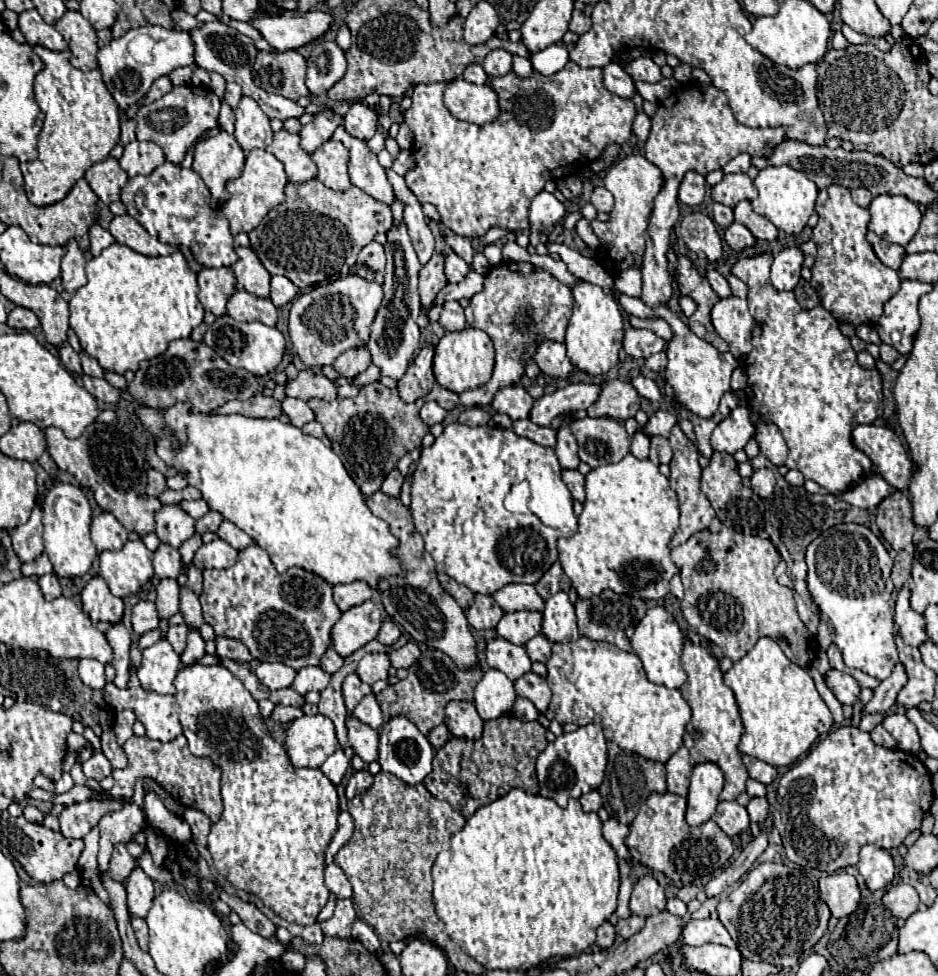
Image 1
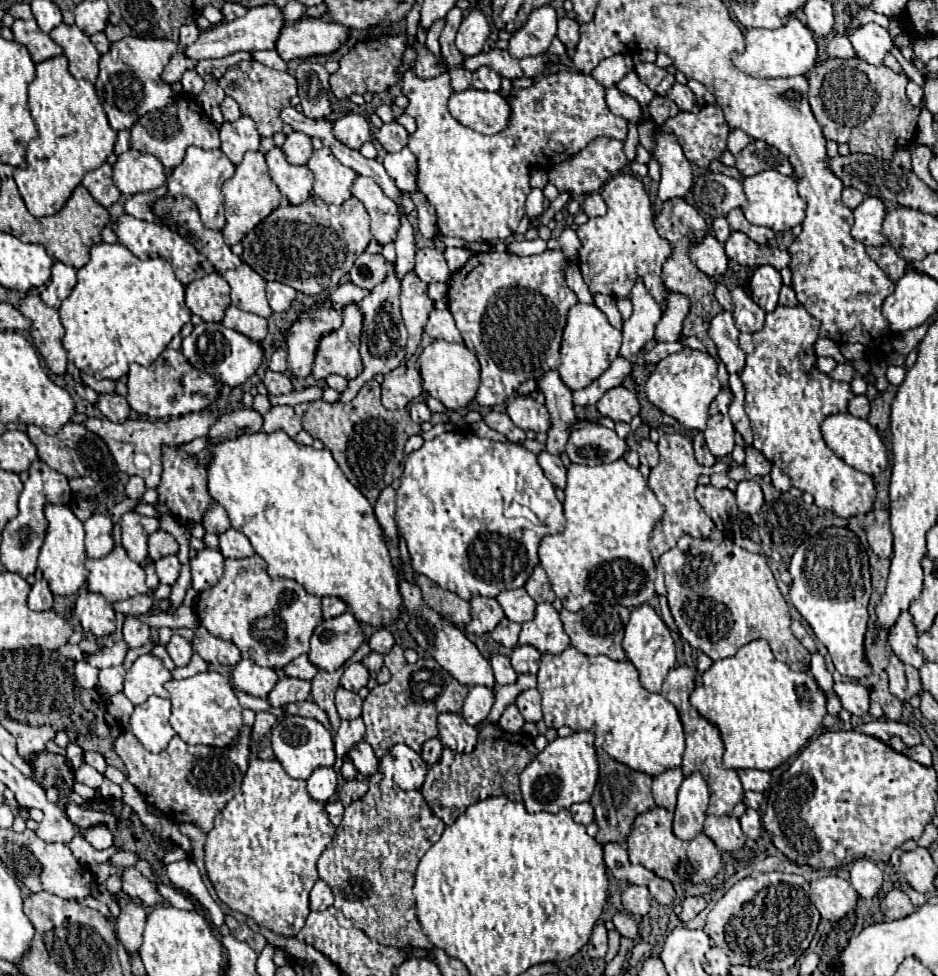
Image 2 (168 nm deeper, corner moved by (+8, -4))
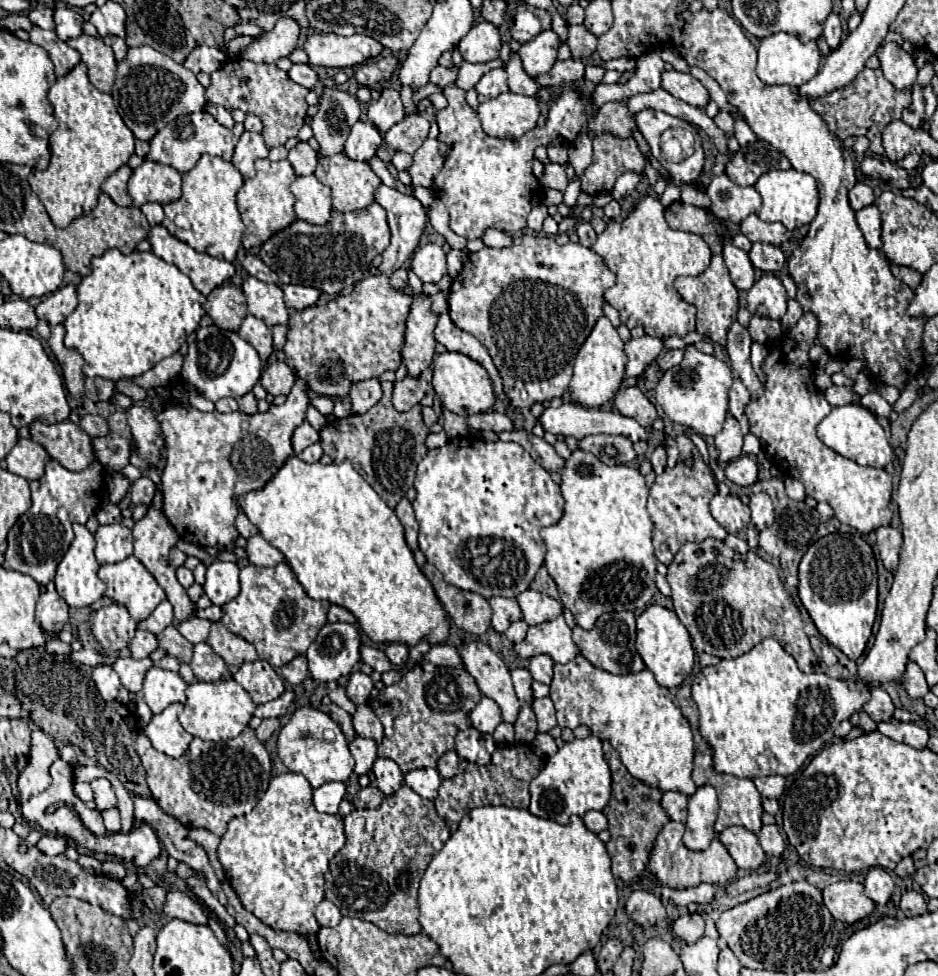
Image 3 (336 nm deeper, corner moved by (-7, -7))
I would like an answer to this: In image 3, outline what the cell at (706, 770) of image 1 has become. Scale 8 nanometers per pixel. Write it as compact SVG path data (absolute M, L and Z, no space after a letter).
M702 785L690 797L688 821L684 833L684 845L692 851L702 851L710 845L714 831L714 821L718 813L718 795L712 785Z

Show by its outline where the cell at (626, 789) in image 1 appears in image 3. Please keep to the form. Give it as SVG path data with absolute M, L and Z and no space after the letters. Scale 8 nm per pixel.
M608 741L604 743L604 755L612 771L612 797L618 801L614 803L614 809L606 815L610 825L610 841L606 843L606 849L612 859L612 873L620 877L624 883L636 883L640 879L640 871L644 871L648 863L648 847L652 849L652 843L660 827L668 821L668 815L660 805L662 791L658 787L648 787L640 779L632 777L628 769L622 765L618 751Z

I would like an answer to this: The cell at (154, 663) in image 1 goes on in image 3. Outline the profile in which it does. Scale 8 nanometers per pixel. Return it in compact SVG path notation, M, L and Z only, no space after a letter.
M150 667L142 685L142 699L152 709L152 713L160 713L170 703L186 703L186 683L184 679L168 669Z

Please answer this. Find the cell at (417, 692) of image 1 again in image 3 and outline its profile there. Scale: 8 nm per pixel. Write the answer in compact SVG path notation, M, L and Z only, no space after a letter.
M420 665L410 669L400 683L384 687L378 699L372 701L374 713L384 725L384 737L378 743L378 757L388 757L398 763L402 773L408 773L416 767L436 767L436 761L442 753L454 749L454 737L460 729L470 727L470 711L482 699L476 681L466 673L464 667L438 667L434 673L426 673Z

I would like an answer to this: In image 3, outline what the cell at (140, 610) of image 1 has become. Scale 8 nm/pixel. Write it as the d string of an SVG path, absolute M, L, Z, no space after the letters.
M138 629L134 639L130 641L130 651L134 659L144 659L150 653L154 653L156 649L158 649L158 637L146 629Z

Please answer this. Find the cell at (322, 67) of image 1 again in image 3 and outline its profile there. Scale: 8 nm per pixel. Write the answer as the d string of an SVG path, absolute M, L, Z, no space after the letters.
M324 87L318 103L318 113L312 121L314 137L320 143L320 155L336 155L344 149L352 125L360 119L360 103L356 97L336 89Z

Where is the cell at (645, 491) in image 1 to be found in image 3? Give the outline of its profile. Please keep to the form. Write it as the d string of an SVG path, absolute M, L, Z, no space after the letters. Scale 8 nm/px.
M574 451L562 471L562 497L566 501L564 515L558 525L540 529L546 543L544 565L558 585L560 599L572 611L582 629L592 629L594 621L606 611L644 609L656 595L656 553L652 547L654 523L646 509L650 489L644 475L628 465L606 467L586 451Z

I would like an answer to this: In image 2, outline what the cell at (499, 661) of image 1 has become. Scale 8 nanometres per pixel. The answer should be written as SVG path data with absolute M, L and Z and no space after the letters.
M493 656L491 658L491 666L493 666L493 672L495 672L495 680L499 686L505 686L505 684L515 684L517 680L517 672L513 670L511 662L507 656Z

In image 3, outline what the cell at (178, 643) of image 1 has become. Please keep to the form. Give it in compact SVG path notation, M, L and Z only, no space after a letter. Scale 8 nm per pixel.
M208 643L194 645L194 655L192 655L190 667L192 667L196 679L200 679L200 681L218 681L226 673L230 673L224 659L218 657Z

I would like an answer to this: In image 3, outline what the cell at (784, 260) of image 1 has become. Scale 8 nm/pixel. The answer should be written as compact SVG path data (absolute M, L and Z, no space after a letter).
M764 275L748 291L748 309L750 313L768 315L770 319L782 319L786 313L786 289L776 275Z

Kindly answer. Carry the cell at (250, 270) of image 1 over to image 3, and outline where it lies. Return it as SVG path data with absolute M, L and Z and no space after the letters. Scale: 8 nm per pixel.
M248 277L242 283L242 291L248 299L248 313L262 319L268 327L288 323L288 311L284 305L284 293L280 285Z

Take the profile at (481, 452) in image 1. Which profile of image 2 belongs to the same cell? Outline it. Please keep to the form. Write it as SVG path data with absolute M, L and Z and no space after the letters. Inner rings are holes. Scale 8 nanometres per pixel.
M453 430L425 442L419 450L407 456L401 486L397 490L395 520L407 542L413 570L425 574L441 588L459 594L463 600L469 600L475 596L497 596L503 590L521 588L539 562L537 548L541 538L563 528L559 518L551 524L539 522L539 518L535 518L527 508L529 504L561 504L533 452L519 444L479 438L471 430ZM533 490L545 490L545 498Z

